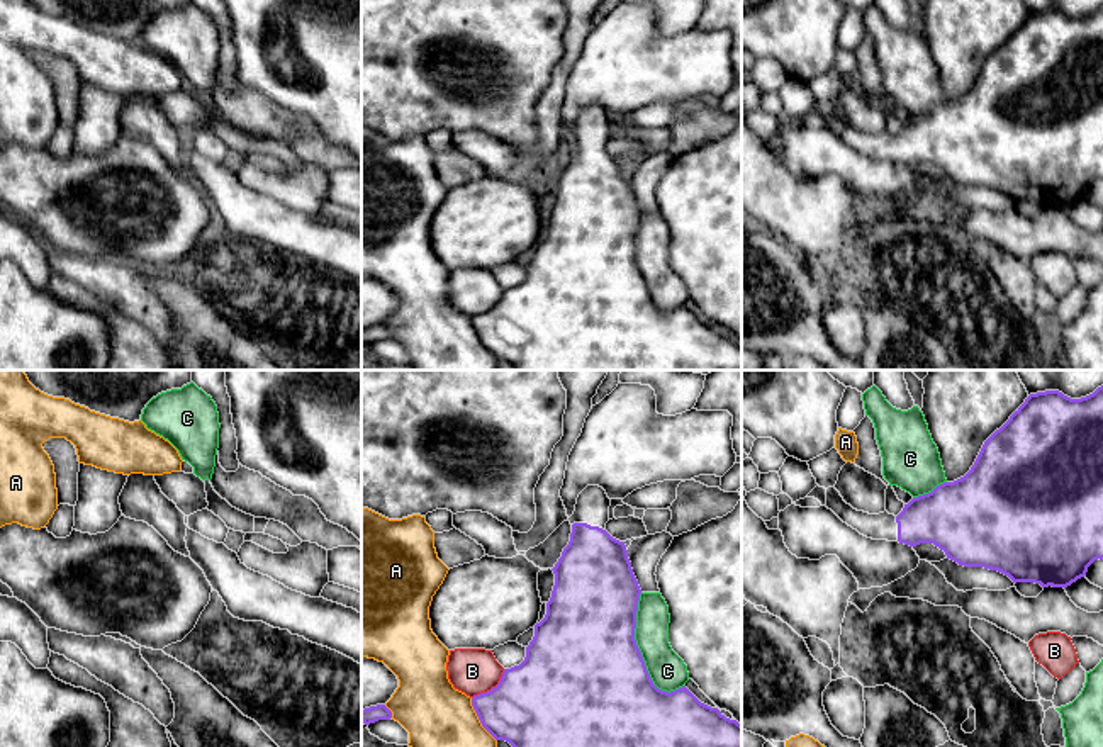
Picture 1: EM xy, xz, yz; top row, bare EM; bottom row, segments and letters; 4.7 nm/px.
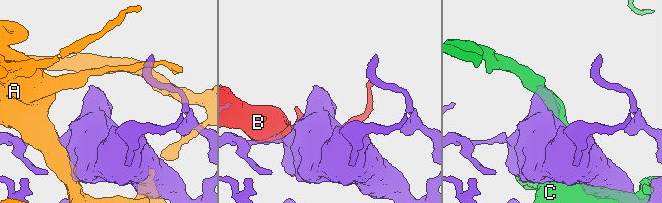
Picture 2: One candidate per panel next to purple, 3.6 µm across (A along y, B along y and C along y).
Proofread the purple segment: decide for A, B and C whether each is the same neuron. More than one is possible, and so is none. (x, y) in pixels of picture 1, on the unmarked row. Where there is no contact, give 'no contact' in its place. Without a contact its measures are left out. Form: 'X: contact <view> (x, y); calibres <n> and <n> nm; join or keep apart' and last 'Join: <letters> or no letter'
A: contact xz (479, 338); calibres 380 and 360 nm; keep apart
B: contact xz (492, 308); calibres 460 and 220 nm; keep apart
C: contact xz (637, 265); calibres 500 and 170 nm; keep apart
Join: no letter

